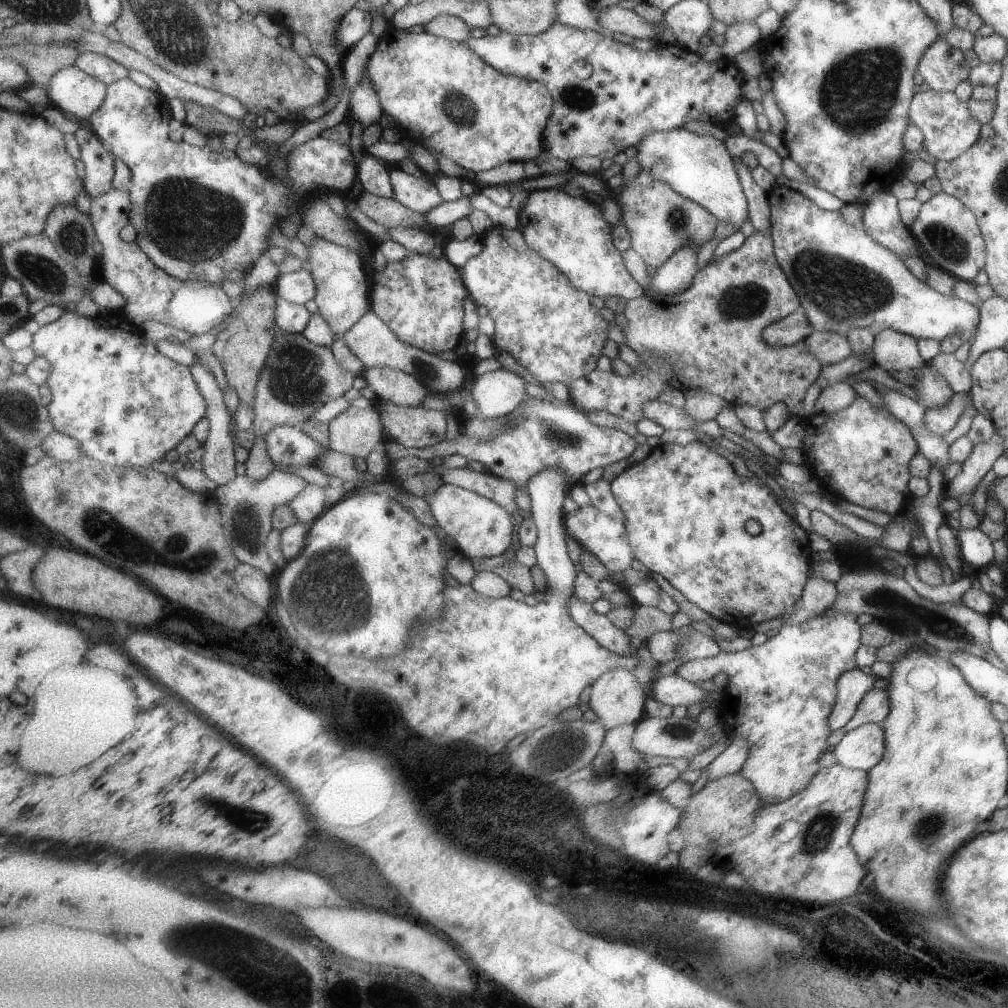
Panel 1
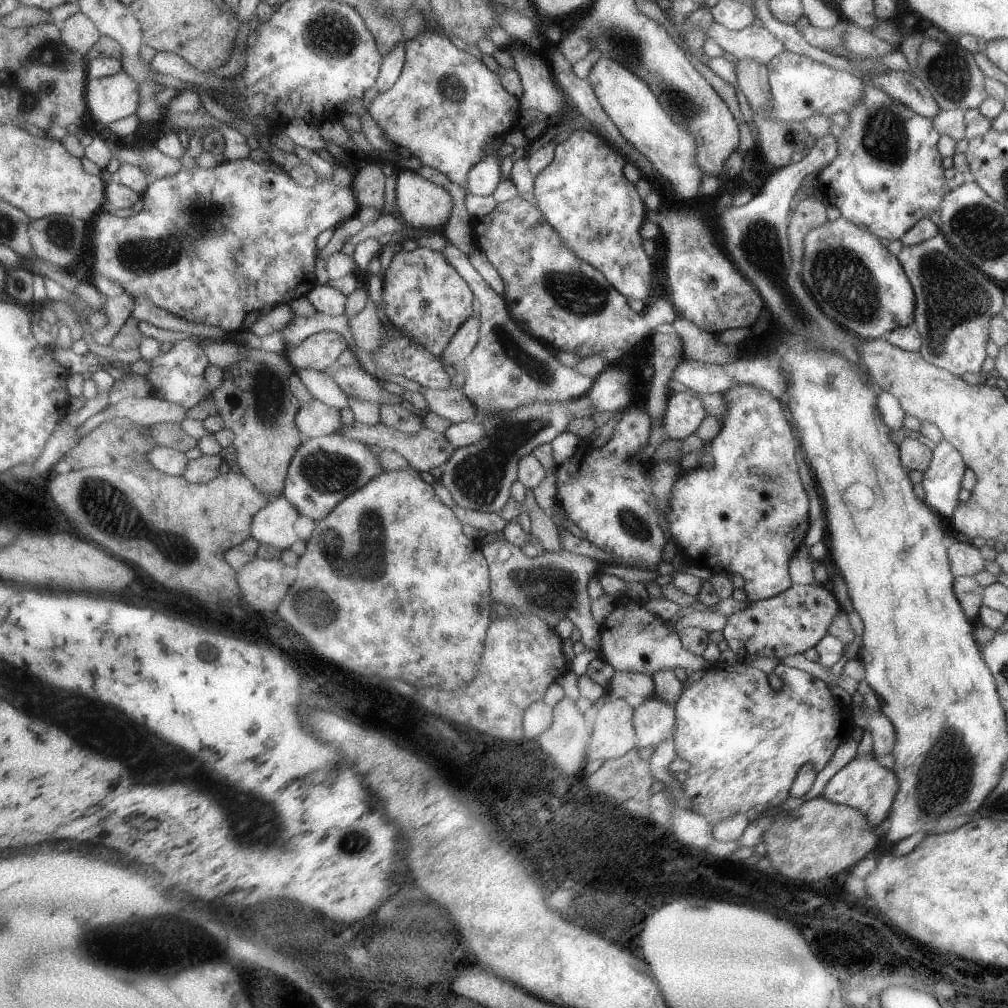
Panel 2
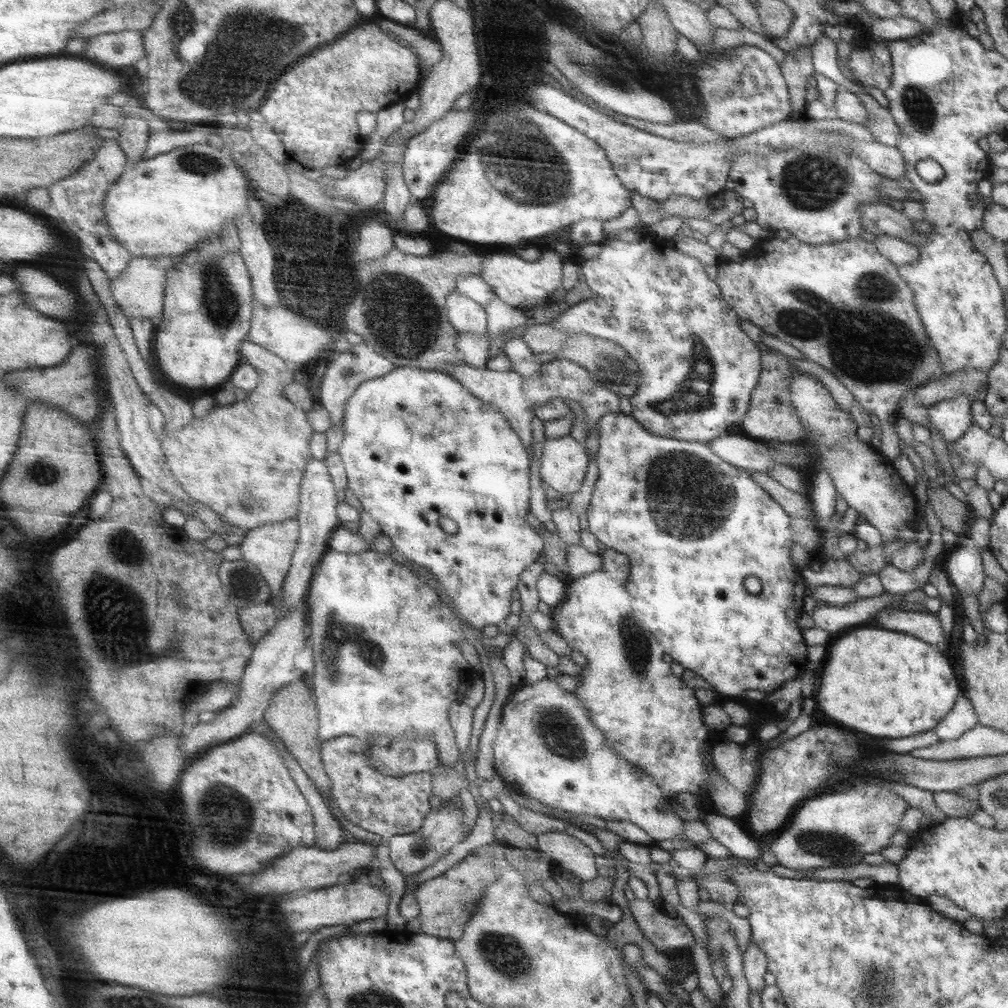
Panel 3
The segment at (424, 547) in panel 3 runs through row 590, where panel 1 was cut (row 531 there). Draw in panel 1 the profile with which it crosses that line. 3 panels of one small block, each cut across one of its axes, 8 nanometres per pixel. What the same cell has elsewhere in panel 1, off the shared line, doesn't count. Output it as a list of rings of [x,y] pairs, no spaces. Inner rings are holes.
[[[445,483],[436,492],[426,497],[438,525],[458,542],[464,554],[477,559],[480,557],[497,557],[512,552],[514,542],[514,517],[507,508],[495,500],[480,493]]]

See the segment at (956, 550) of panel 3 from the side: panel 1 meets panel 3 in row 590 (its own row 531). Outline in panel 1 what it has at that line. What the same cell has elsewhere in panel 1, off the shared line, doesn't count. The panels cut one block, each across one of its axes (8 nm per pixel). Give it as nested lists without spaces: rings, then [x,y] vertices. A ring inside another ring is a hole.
[[[962,529],[957,531],[960,552],[963,561],[978,570],[986,570],[995,562],[995,548],[993,541],[977,529]]]

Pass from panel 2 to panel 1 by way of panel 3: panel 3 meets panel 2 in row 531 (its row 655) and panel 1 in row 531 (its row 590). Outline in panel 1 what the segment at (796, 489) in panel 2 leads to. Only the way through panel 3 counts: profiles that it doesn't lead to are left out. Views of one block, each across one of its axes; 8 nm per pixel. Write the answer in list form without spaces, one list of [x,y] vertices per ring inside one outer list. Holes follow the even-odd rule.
[[[700,440],[683,445],[660,443],[651,449],[651,453],[640,462],[630,465],[622,471],[612,482],[611,489],[616,502],[625,514],[625,525],[629,533],[629,543],[635,552],[635,558],[640,560],[649,573],[655,576],[666,578],[675,589],[678,589],[692,604],[698,606],[716,620],[728,623],[738,630],[748,630],[756,627],[766,620],[780,618],[792,612],[798,598],[802,596],[806,582],[808,582],[809,570],[812,563],[812,547],[809,545],[809,532],[802,529],[795,517],[788,514],[780,507],[777,496],[768,485],[764,485],[757,477],[741,477],[736,474],[732,464],[708,445]],[[747,520],[757,520],[763,527],[758,535],[750,535],[744,524]]]

